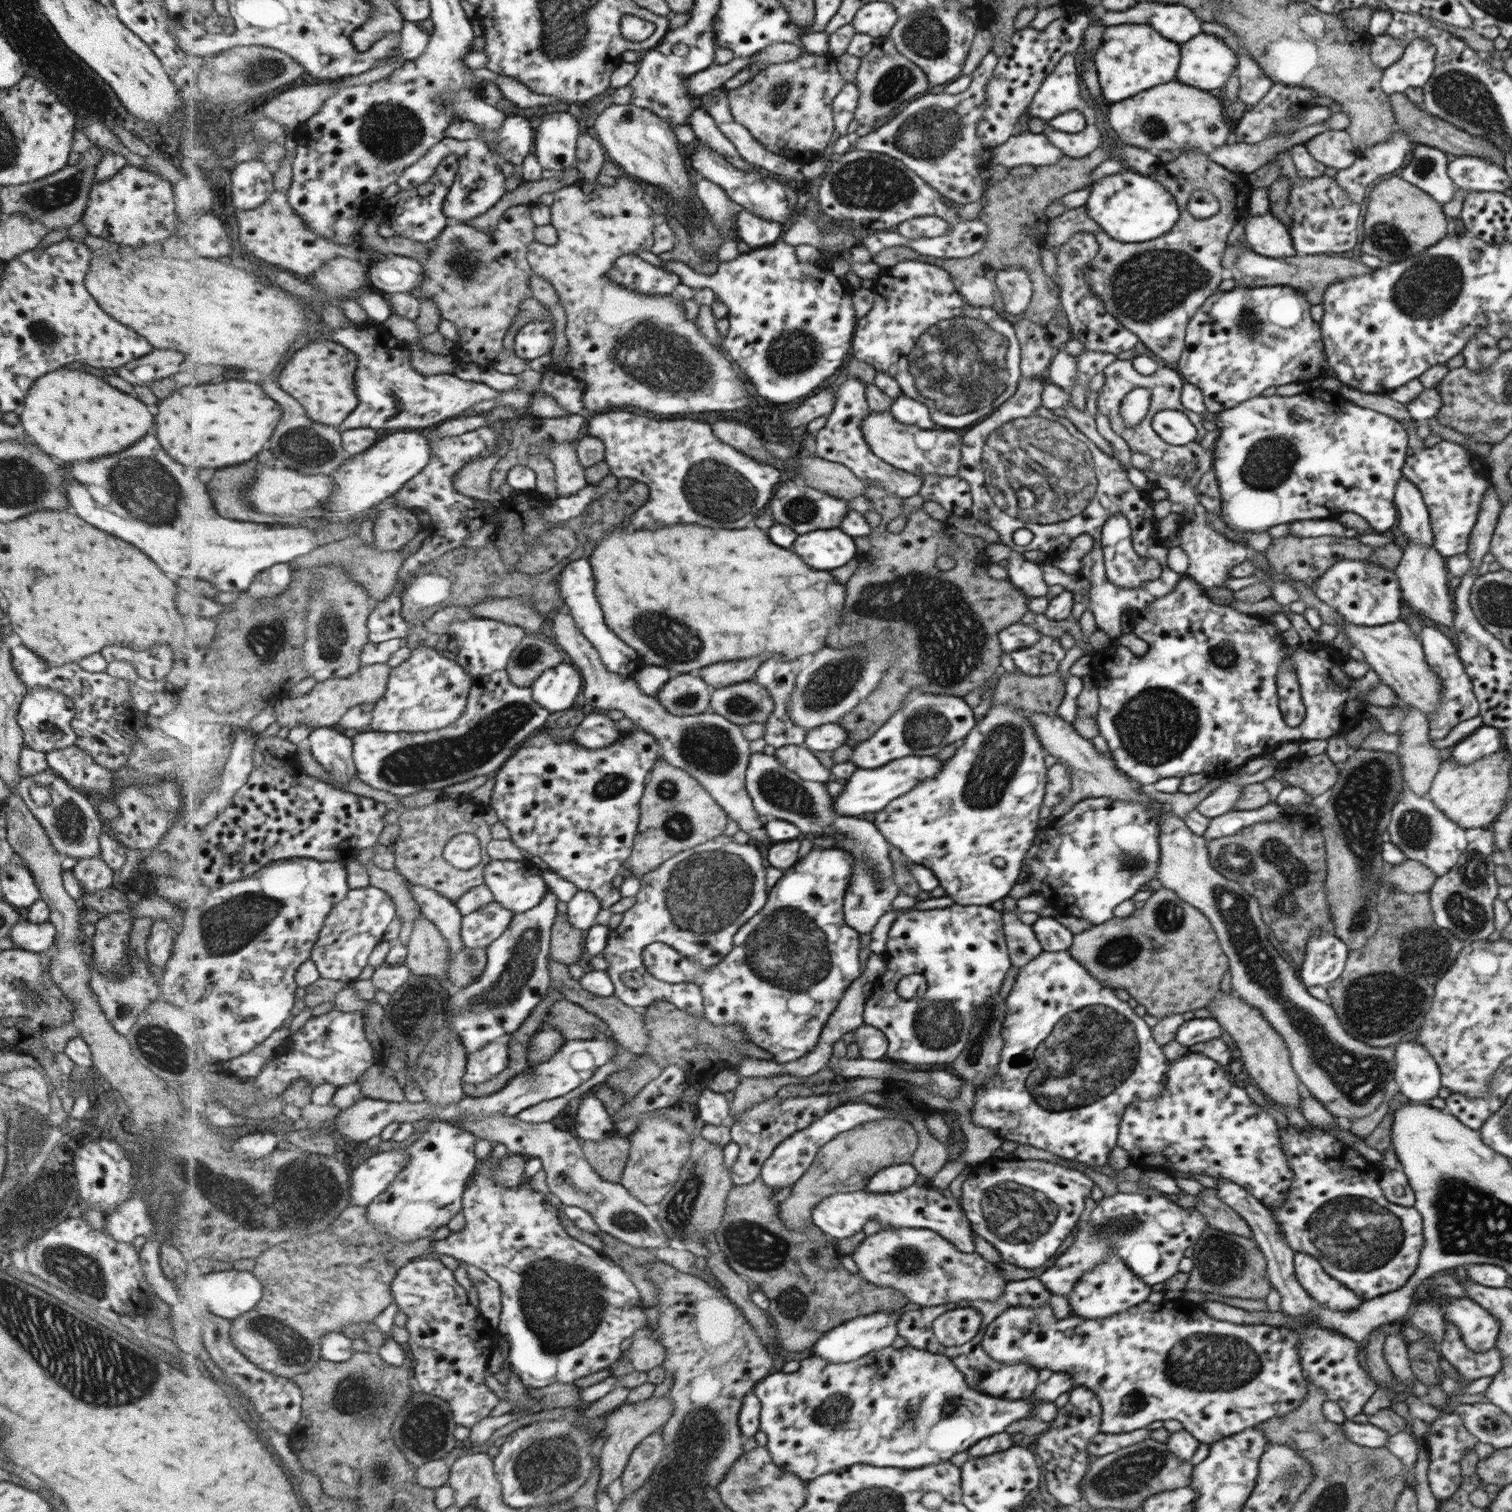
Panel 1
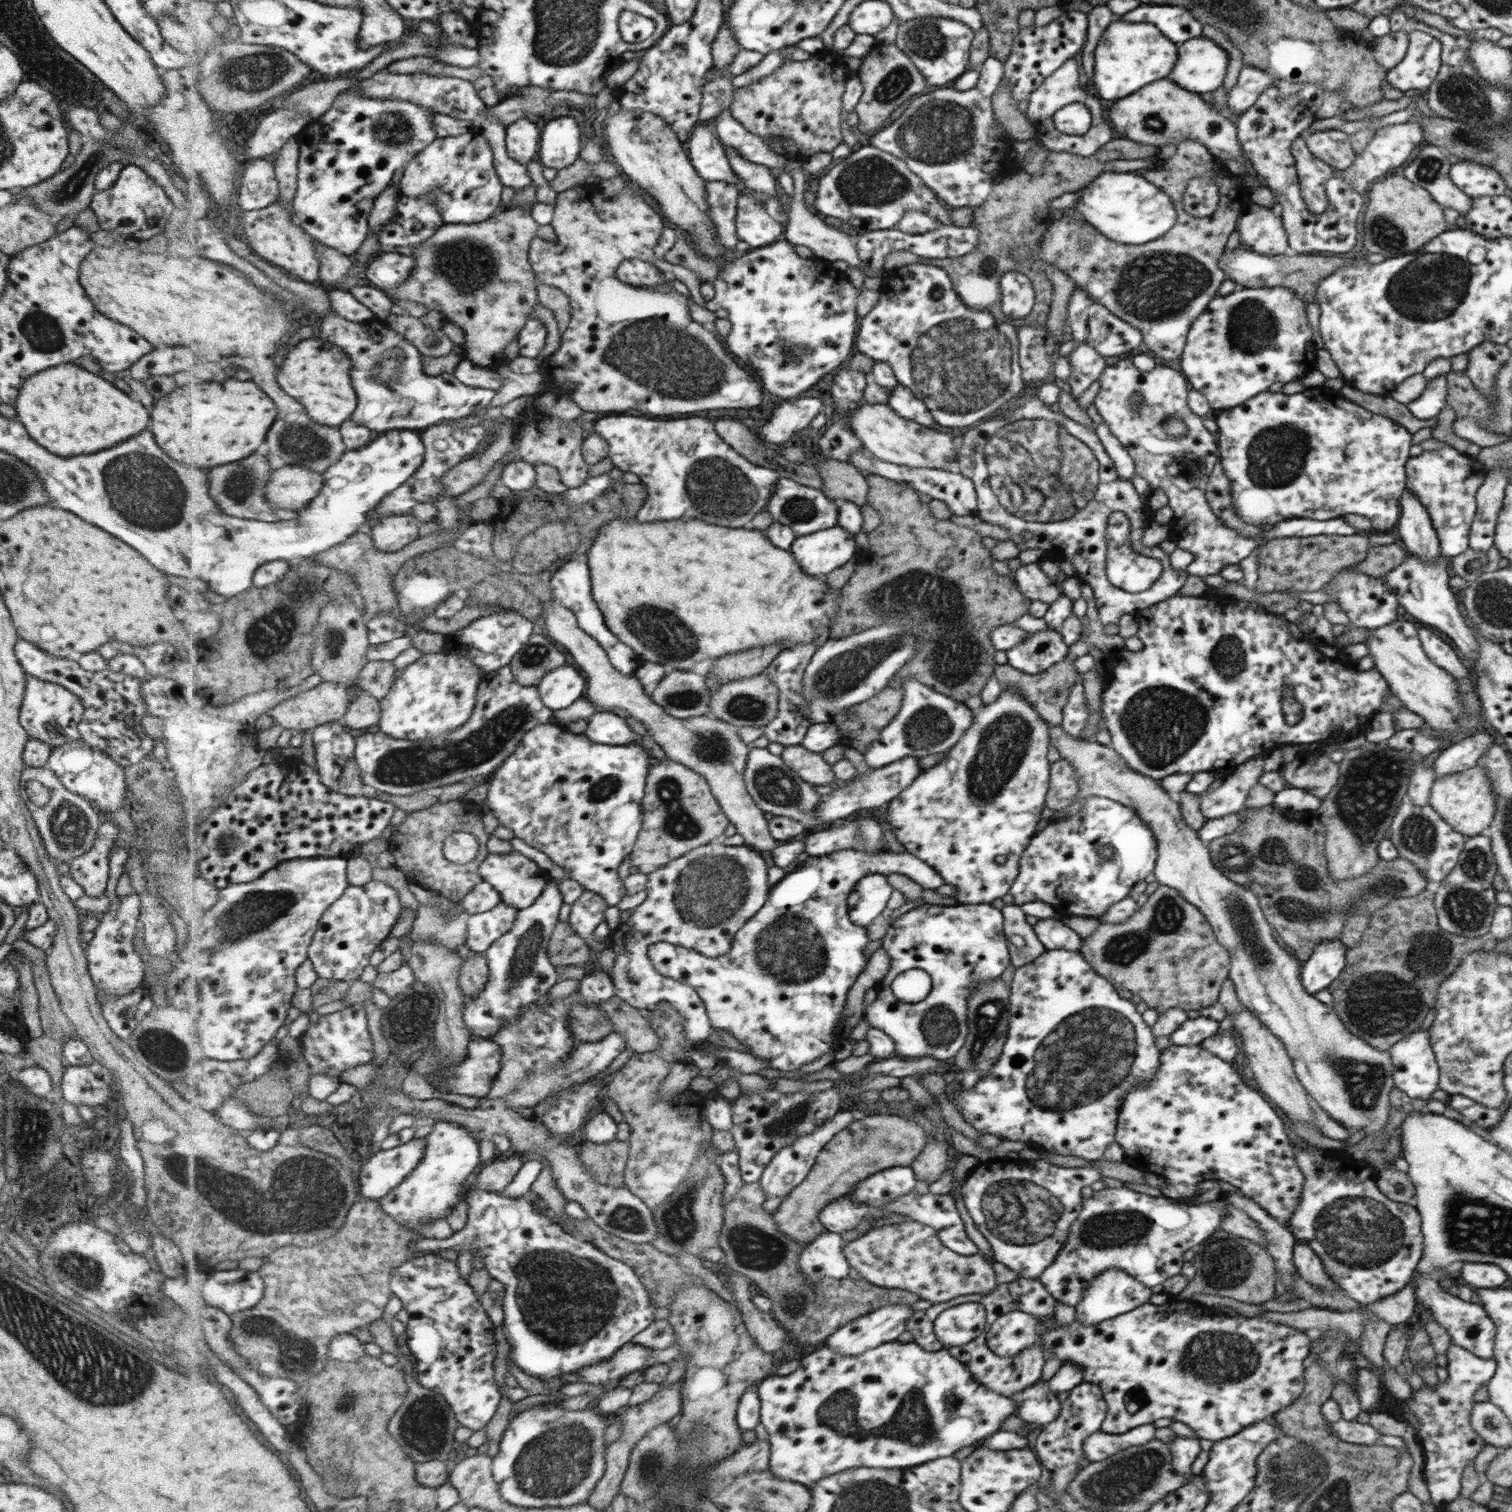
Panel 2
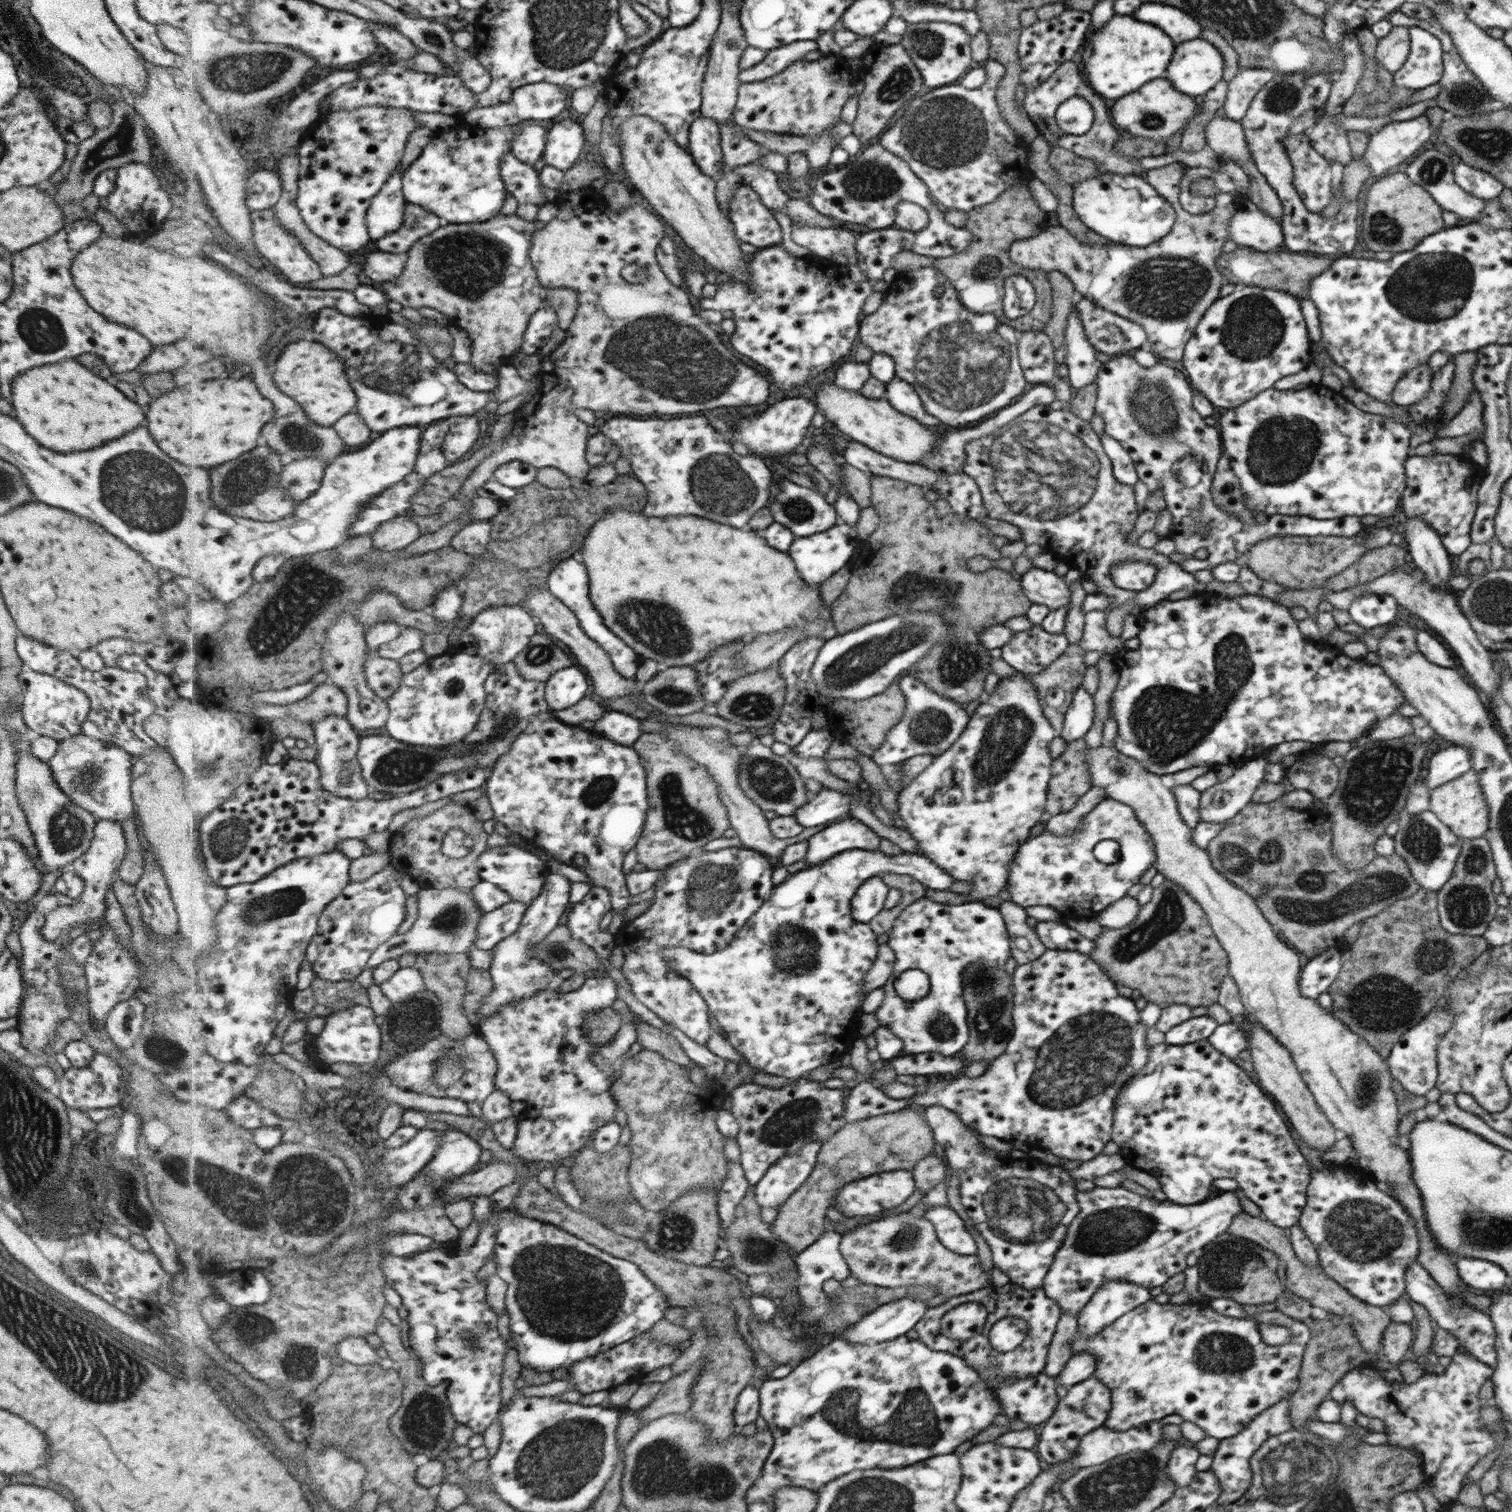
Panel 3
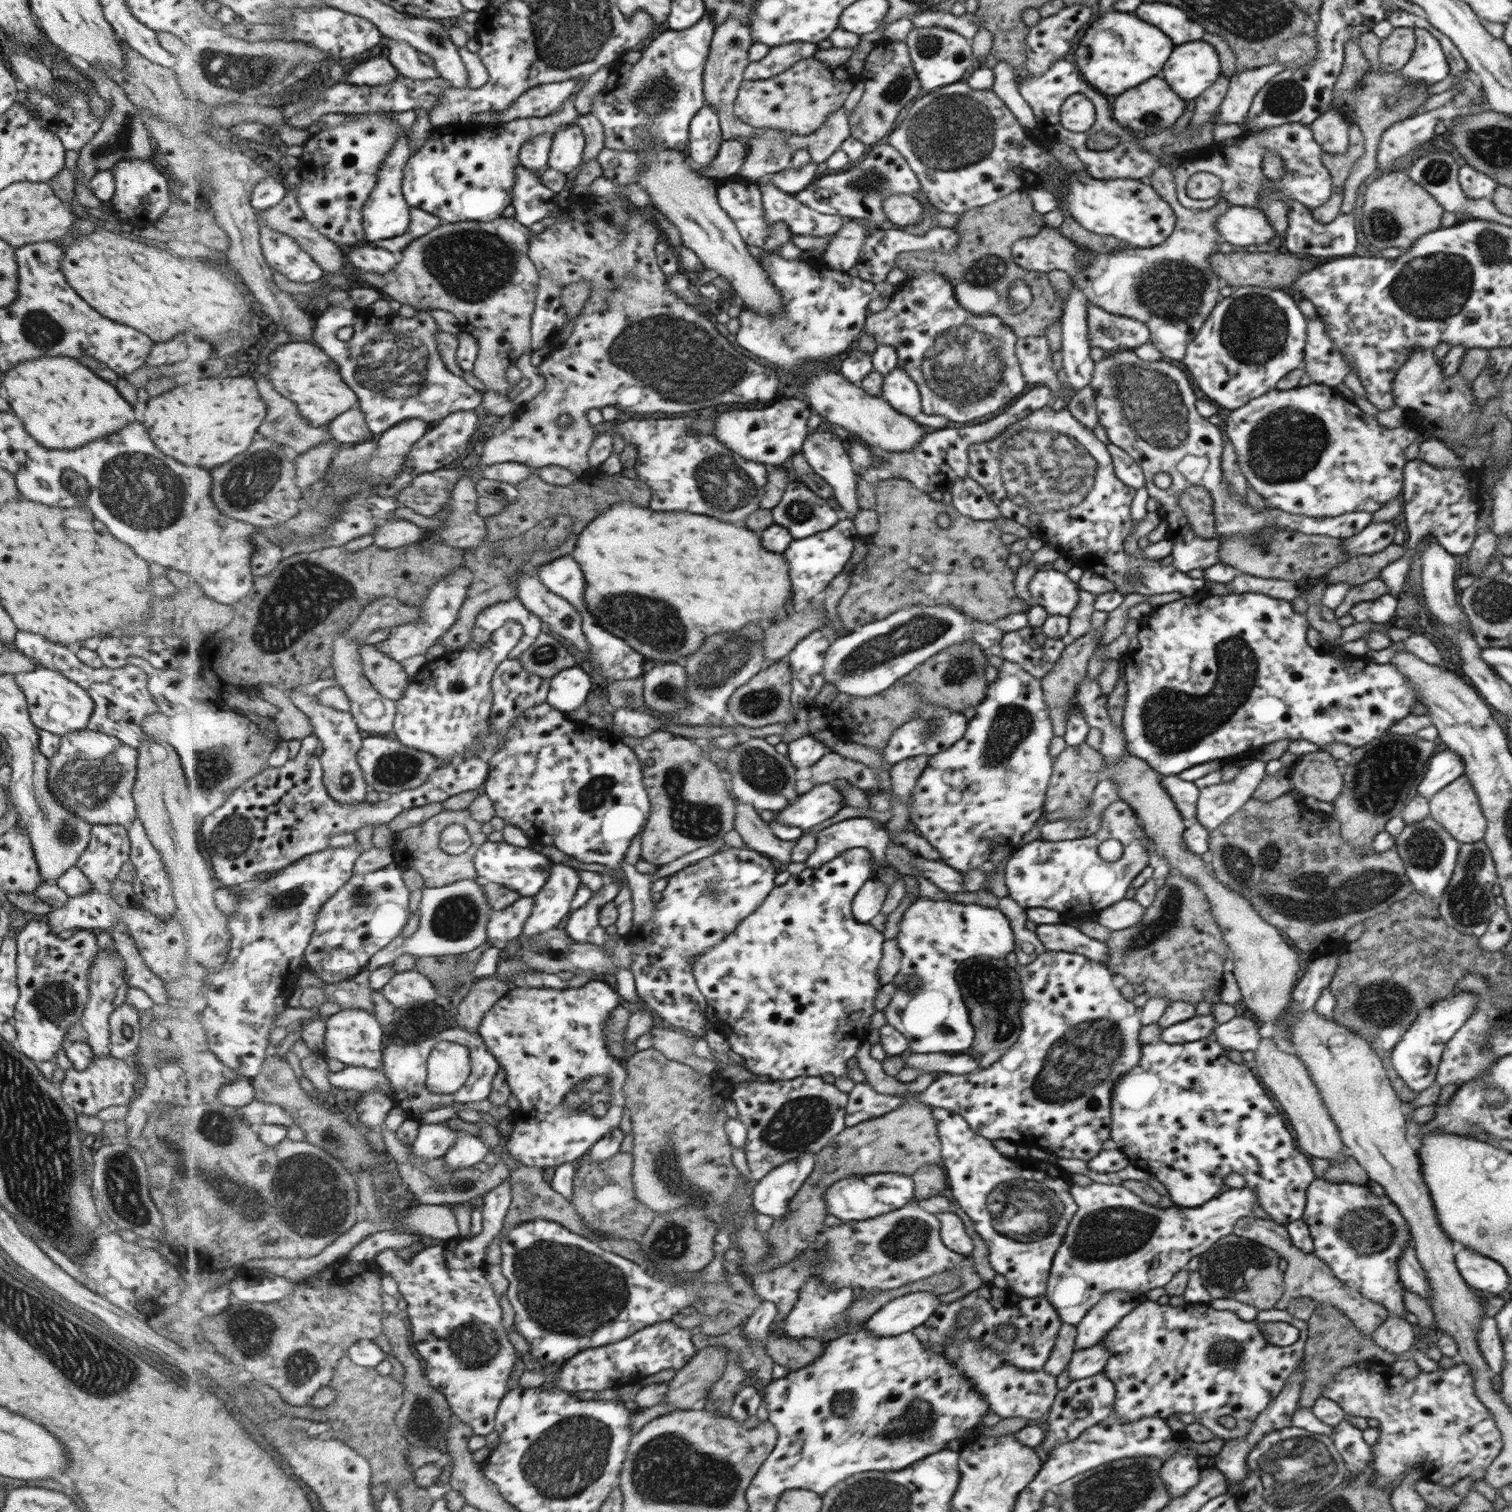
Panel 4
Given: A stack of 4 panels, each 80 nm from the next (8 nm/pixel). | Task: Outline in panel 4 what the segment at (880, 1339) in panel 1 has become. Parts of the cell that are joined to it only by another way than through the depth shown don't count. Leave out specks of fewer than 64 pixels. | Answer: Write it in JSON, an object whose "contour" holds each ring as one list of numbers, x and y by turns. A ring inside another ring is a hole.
{"contour":[[915,1292,886,1302,871,1317,866,1319,861,1330,874,1336,897,1336,909,1333,915,1326,935,1314,938,1306,943,1304,937,1300,939,1294]]}

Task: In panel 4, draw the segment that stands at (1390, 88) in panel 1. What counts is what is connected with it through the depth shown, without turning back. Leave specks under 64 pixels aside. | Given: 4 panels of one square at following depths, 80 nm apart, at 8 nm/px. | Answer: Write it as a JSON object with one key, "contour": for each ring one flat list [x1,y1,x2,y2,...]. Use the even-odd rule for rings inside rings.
{"contour":[[1413,29,1413,31,1417,39,1413,56,1397,71,1397,74,1404,78,1405,85,1413,86,1416,82,1423,82,1425,87,1445,78,1449,66,1447,66,1446,55,1443,54,1442,47,1439,46,1438,40,1432,34,1425,29]]}

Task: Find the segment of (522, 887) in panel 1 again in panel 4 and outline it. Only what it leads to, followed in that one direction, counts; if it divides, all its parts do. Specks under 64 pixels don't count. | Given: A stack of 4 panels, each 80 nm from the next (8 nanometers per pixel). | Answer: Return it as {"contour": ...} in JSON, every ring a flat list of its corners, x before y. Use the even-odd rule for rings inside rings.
{"contour":[[489,840,479,849,474,863,482,881,504,884,507,888,519,892,521,897,541,893,555,865,551,858,537,853,535,849,513,846,505,841,491,842]]}

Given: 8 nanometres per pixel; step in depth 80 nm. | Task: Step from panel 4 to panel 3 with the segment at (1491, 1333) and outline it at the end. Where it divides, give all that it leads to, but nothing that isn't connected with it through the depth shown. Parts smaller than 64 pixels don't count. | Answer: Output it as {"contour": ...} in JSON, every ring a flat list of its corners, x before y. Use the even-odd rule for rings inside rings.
{"contour":[[1416,1261,1406,1269,1405,1289,1409,1299,1426,1308,1431,1319,1440,1329,1451,1333,1457,1340,1458,1346,1464,1348,1468,1354,1473,1355,1479,1362,1487,1363,1491,1368,1496,1365,1496,1352,1494,1347,1494,1326,1490,1318,1482,1311,1461,1306,1457,1301,1450,1299,1446,1292,1429,1276,1429,1273]]}

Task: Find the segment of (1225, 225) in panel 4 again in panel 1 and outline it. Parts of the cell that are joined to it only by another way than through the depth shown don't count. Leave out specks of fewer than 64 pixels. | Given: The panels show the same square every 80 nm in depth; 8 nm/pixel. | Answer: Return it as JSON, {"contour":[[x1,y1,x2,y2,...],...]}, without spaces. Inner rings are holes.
{"contour":[[1269,211,1262,216,1247,214,1243,235,1259,255,1287,258,1297,254,1287,229]]}

